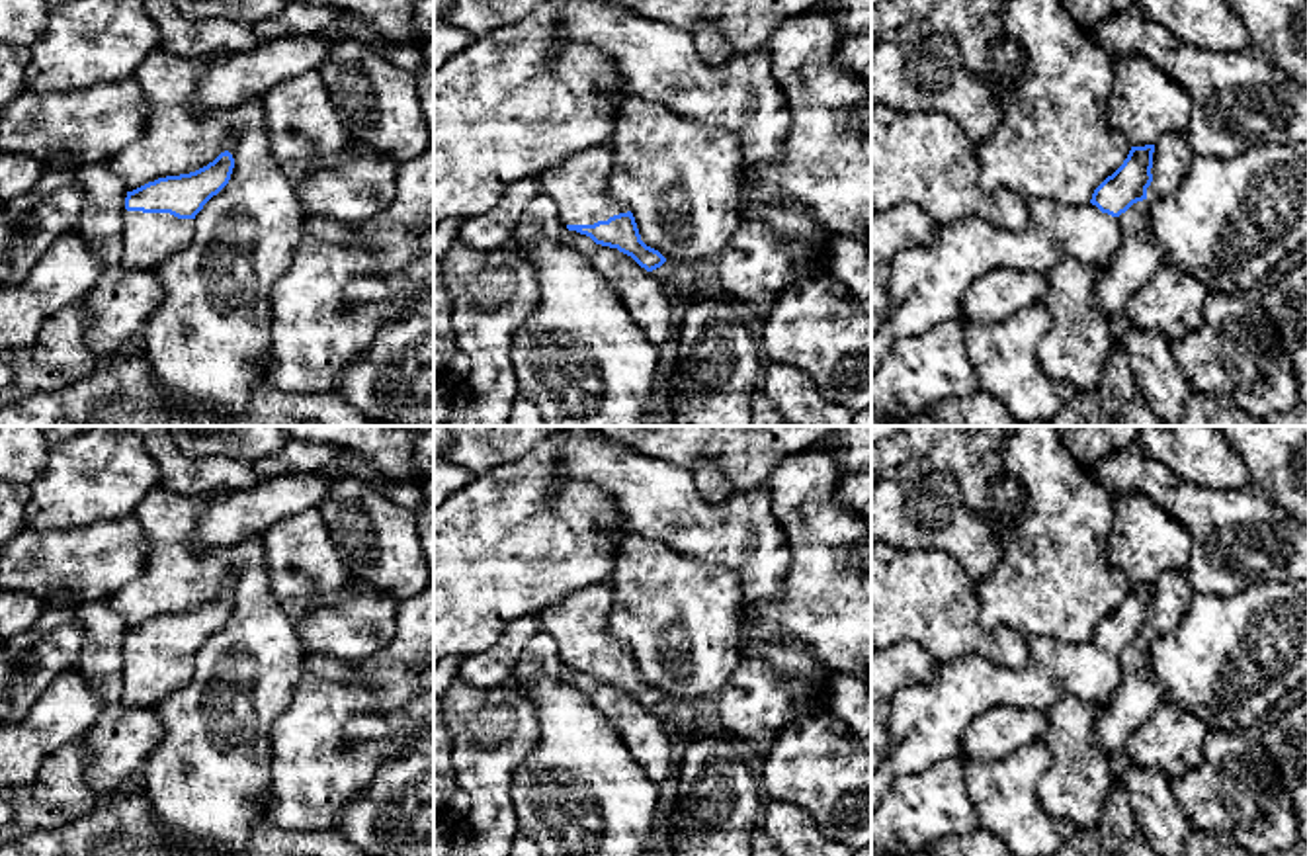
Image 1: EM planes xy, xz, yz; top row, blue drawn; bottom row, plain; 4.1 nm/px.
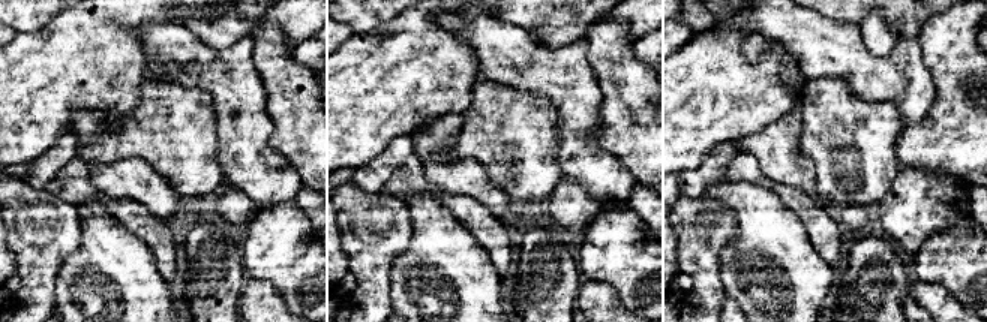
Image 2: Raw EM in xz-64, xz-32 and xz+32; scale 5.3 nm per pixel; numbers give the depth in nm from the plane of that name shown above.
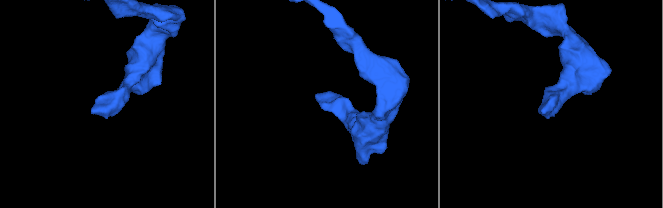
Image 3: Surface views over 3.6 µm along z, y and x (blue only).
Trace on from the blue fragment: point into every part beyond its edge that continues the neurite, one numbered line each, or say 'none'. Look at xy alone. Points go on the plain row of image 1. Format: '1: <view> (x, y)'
1: xy (149, 677)

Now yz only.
1: yz (927, 726)

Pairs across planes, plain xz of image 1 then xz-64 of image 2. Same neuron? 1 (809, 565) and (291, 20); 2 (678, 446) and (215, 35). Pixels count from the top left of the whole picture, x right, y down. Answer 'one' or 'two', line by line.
1: two
2: one

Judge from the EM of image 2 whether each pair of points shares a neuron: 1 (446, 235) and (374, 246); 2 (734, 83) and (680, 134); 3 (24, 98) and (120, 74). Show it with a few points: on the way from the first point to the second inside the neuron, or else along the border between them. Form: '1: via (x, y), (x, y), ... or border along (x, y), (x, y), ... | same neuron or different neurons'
1: border along (408, 207), (411, 243), (395, 259), (390, 271) | different neurons
2: via (720, 96), (714, 105), (708, 105), (693, 120) | same neuron
3: via (48, 74), (96, 74) | same neuron

